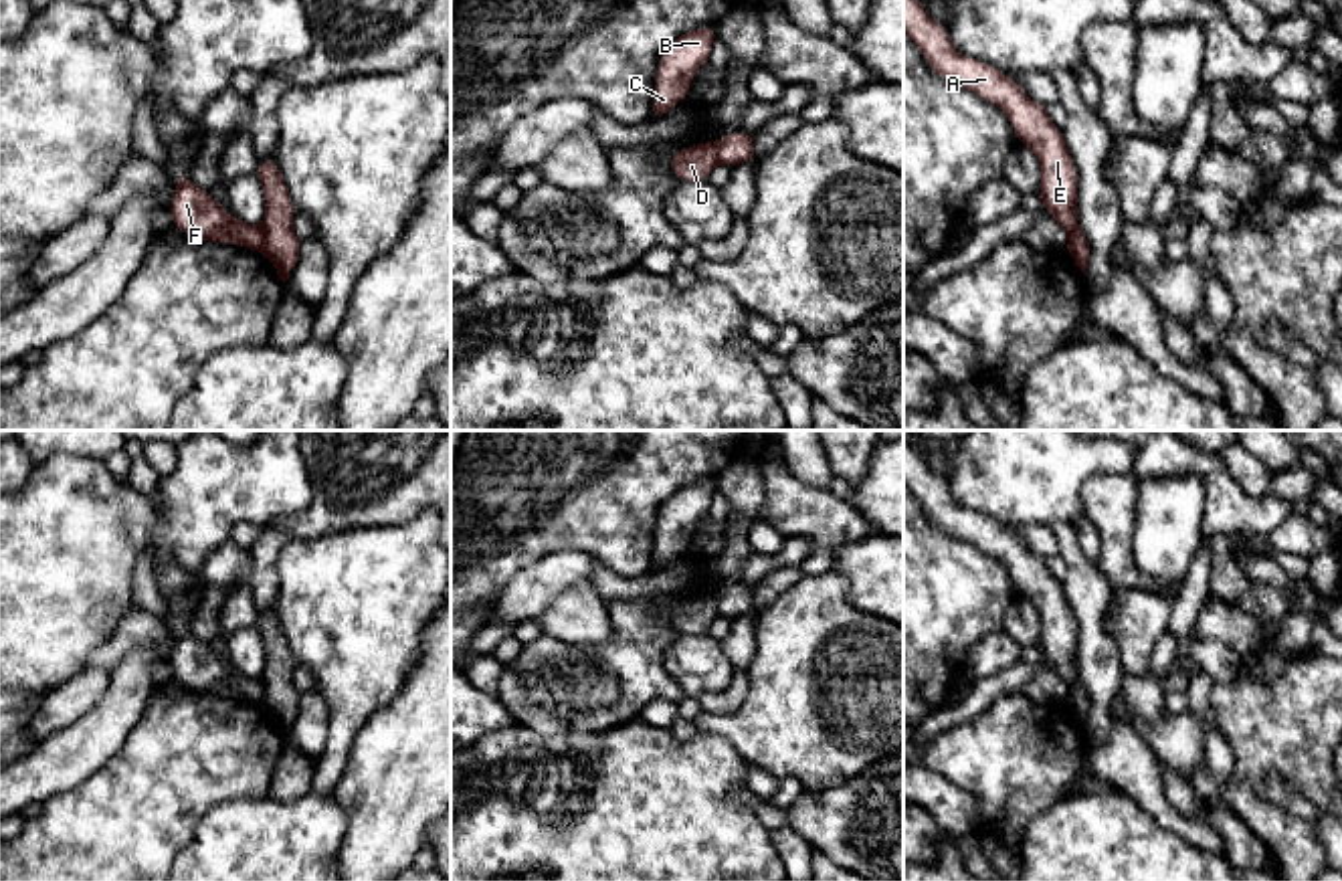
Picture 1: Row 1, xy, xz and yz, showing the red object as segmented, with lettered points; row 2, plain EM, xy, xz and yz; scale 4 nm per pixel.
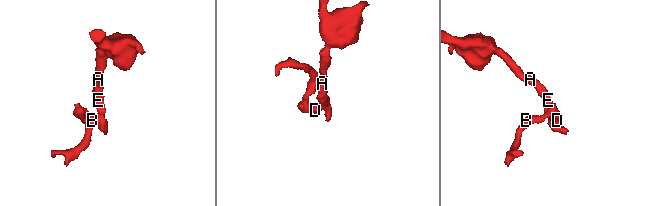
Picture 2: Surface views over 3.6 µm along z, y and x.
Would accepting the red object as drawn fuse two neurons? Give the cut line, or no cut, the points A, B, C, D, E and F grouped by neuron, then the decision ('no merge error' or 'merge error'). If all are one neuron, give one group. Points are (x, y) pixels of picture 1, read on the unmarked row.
xy (259, 679), (263, 702) | A E / B C D F | merge error

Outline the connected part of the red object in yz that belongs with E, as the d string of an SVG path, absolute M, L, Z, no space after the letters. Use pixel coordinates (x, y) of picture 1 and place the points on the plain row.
M903 438L903 485L920 501L930 521L950 537L970 542L1000 560L1021 598L1035 604L1041 614L1043 661L1067 685L1067 703L1085 727L1089 697L1077 675L1077 620L1047 560L1033 554L1006 525L978 511L960 507L944 477L938 477L924 457Z

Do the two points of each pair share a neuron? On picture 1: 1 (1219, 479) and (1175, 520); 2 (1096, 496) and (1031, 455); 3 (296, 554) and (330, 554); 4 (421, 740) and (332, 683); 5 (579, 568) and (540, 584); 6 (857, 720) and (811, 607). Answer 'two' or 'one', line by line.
1: two
2: two
3: one
4: two
5: one
6: one

